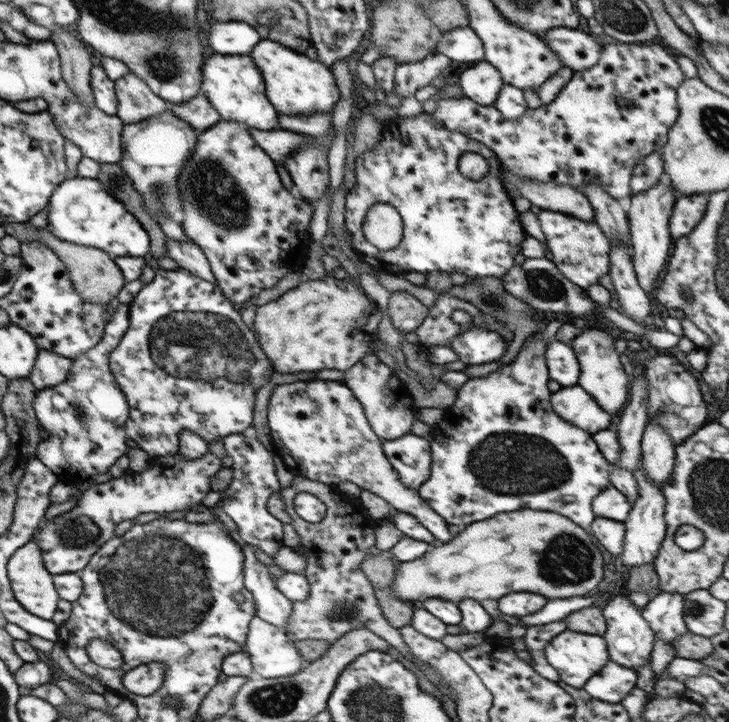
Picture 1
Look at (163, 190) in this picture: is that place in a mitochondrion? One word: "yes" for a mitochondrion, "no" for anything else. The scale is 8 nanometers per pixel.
yes

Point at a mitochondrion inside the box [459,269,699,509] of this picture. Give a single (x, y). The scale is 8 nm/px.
(508, 464)

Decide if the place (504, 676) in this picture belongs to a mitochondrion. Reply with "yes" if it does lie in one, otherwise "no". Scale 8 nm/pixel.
no

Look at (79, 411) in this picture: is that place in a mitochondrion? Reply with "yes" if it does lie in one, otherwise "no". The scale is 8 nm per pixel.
yes

